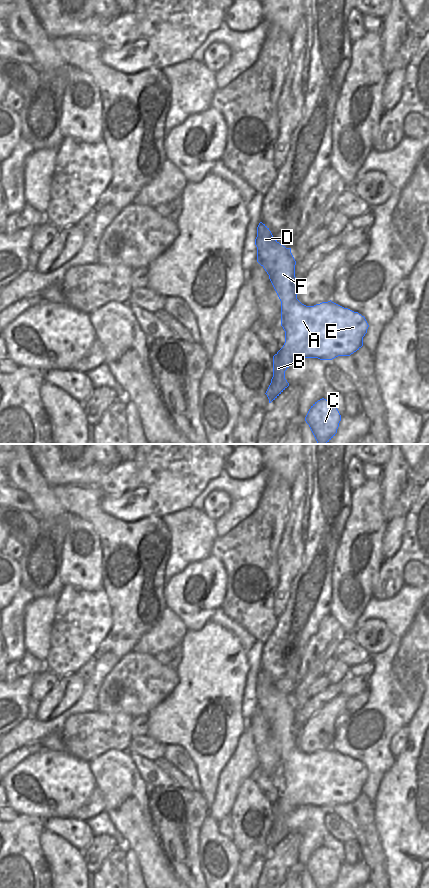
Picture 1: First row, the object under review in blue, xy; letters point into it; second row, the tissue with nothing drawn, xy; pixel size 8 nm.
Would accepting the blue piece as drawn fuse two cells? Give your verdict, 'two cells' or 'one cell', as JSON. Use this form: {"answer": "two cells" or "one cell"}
{"answer": "one cell"}

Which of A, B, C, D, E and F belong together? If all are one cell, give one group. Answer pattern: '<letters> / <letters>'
A B C D E F

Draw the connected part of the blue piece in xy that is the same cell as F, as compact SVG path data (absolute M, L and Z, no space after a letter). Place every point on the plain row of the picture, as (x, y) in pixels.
M259 671L257 685L257 710L265 717L281 749L281 774L285 779L285 791L273 804L273 825L266 839L269 851L275 848L288 834L285 819L300 806L332 808L338 804L350 804L363 794L363 785L369 775L364 764L344 756L331 748L314 754L306 754L297 747L296 709L291 696L280 692L269 676Z

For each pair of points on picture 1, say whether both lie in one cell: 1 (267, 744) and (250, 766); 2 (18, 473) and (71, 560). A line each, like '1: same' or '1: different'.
1: different
2: same

